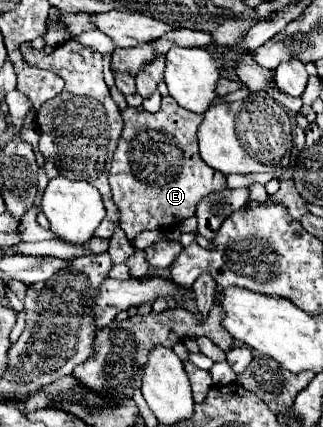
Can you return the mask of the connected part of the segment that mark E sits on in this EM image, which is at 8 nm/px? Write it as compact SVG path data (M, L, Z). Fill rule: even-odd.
M170 96L162 98L162 106L156 114L150 114L142 108L132 108L132 106L124 108L120 114L124 118L124 130L112 158L110 188L112 188L114 202L120 208L120 228L126 232L126 238L132 240L136 234L144 230L170 230L178 226L184 218L194 216L196 204L204 196L226 188L226 176L206 166L206 162L202 162L198 154L196 130L198 130L198 124L202 122L202 116L180 108Z

